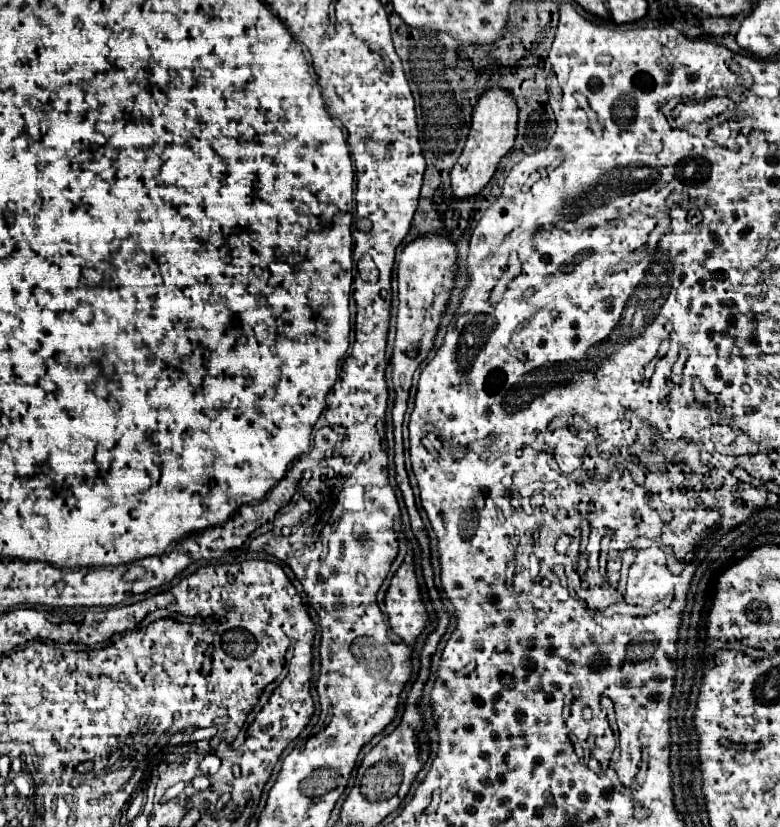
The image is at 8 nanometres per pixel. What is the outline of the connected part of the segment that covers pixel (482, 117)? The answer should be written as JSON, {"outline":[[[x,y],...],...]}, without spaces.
{"outline":[[[492,86],[478,98],[478,104],[474,106],[474,112],[472,112],[472,126],[468,132],[464,152],[450,174],[452,190],[456,198],[474,196],[490,182],[492,174],[498,168],[498,162],[514,146],[516,124],[518,124],[518,106],[506,88]]]}

